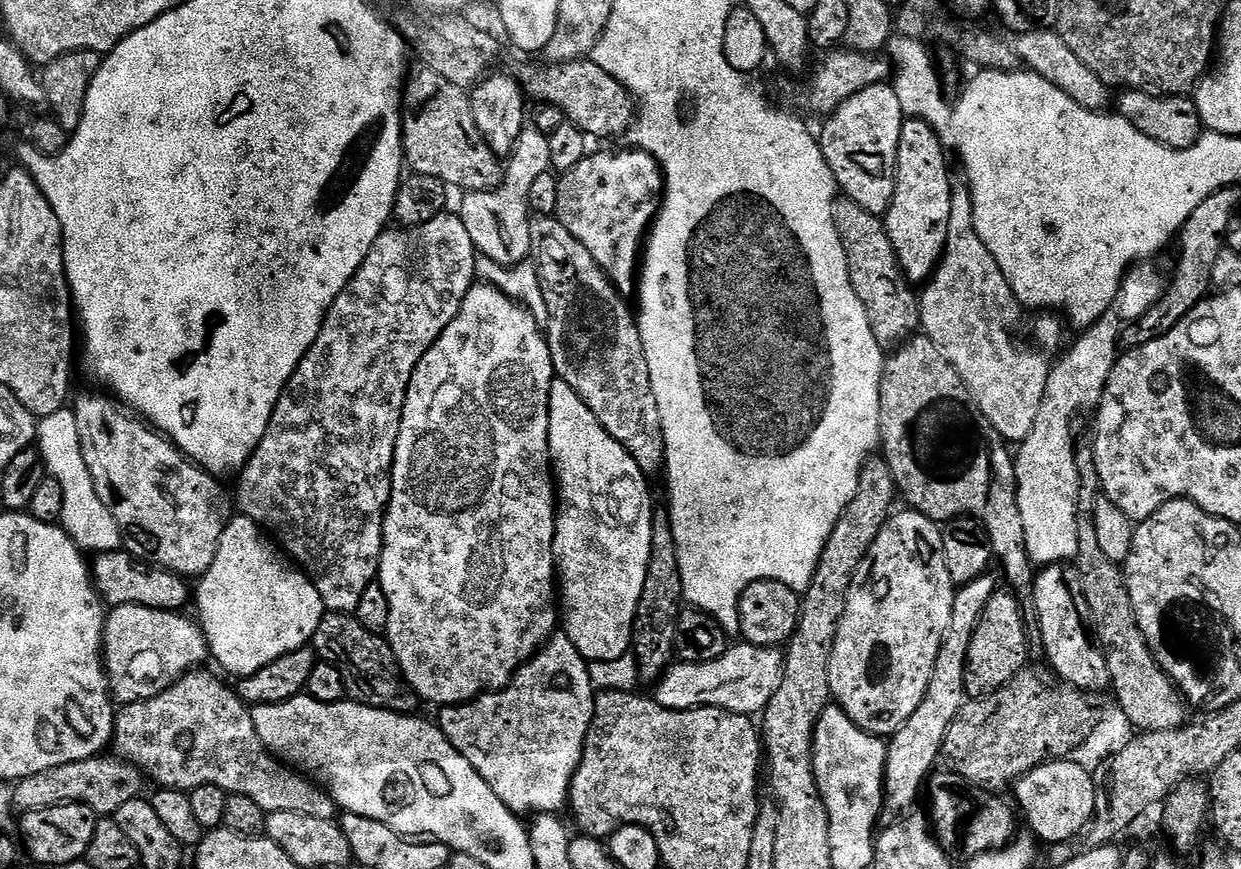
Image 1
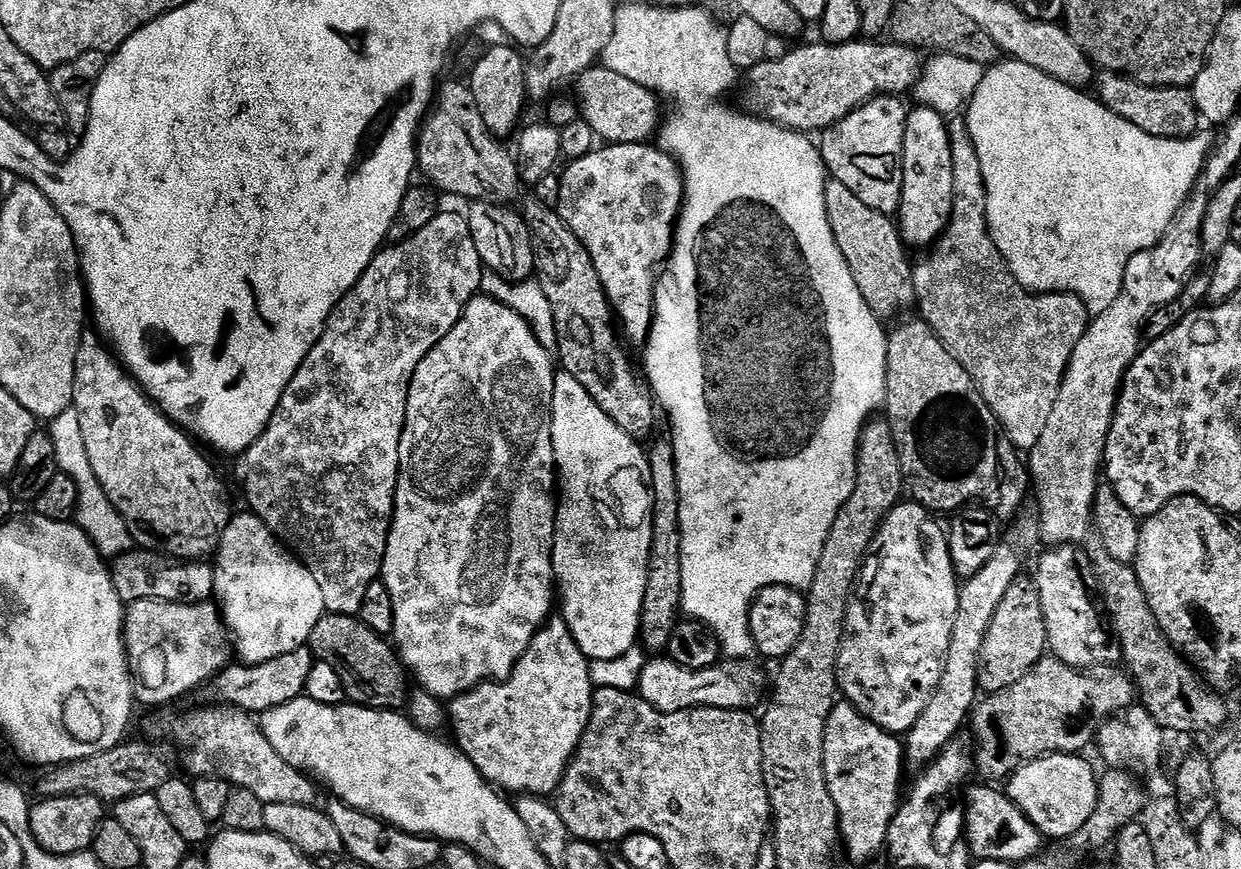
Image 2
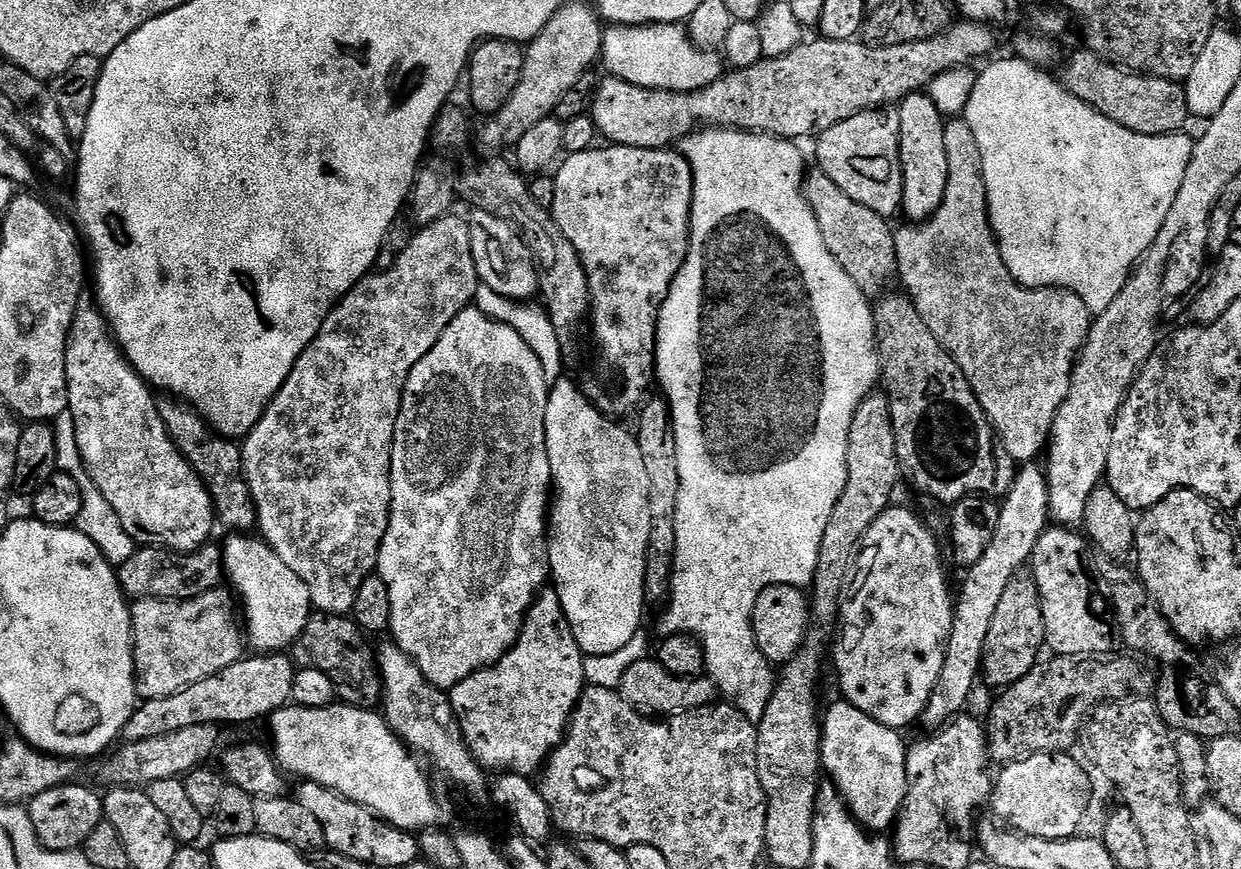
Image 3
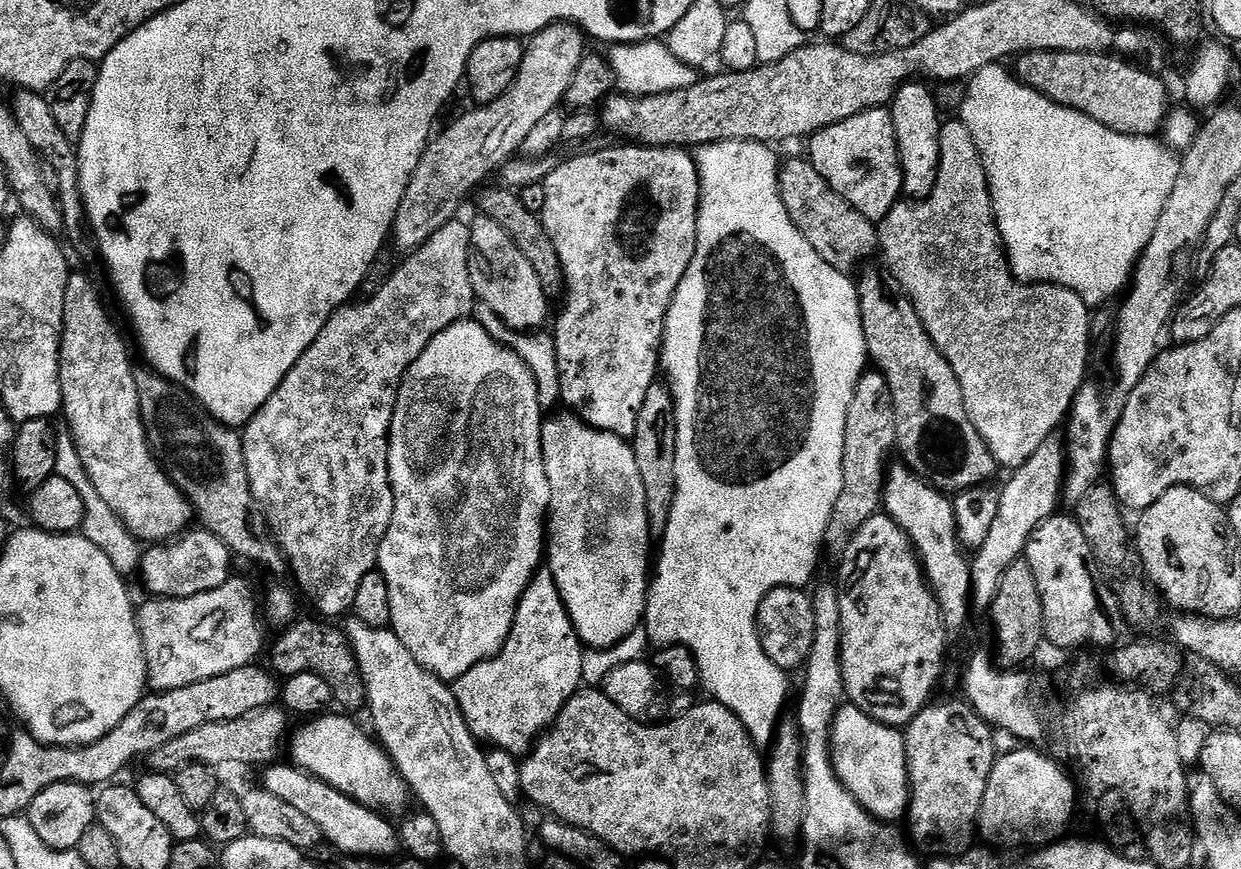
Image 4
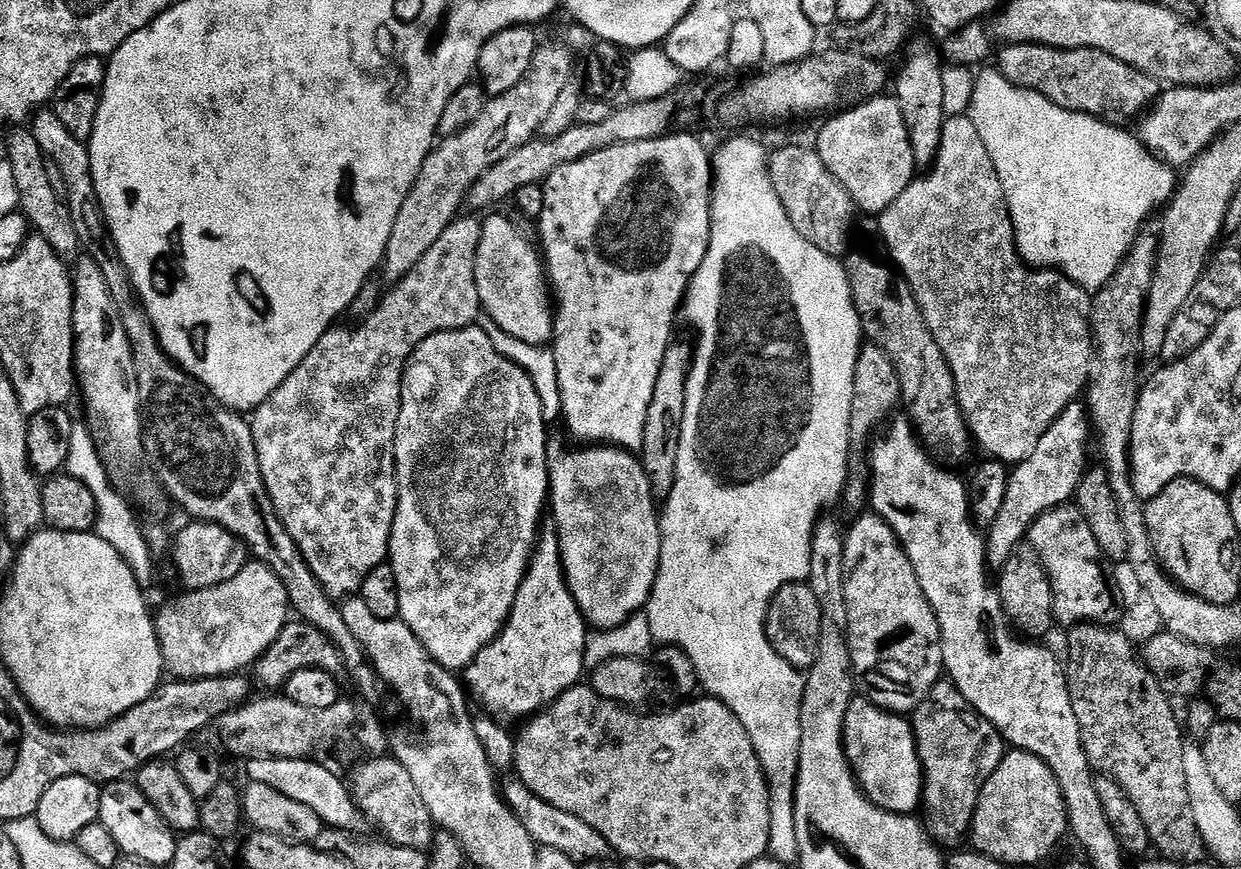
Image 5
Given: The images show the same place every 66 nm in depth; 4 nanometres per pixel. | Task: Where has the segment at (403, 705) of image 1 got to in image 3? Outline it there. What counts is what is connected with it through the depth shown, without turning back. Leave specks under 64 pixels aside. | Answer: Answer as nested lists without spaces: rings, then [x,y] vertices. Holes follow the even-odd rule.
[[[327,614],[317,615],[309,620],[308,625],[304,627],[304,632],[291,645],[291,659],[295,661],[300,668],[317,668],[322,670],[334,682],[339,699],[347,702],[352,706],[367,705],[367,700],[377,699],[378,696],[378,676],[374,671],[374,660],[364,649],[365,637],[362,635],[361,629],[357,628],[356,621],[343,616],[330,616]]]

